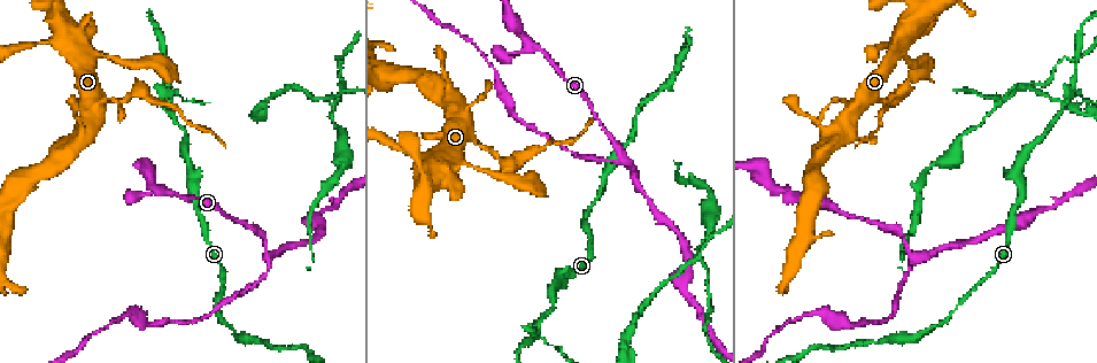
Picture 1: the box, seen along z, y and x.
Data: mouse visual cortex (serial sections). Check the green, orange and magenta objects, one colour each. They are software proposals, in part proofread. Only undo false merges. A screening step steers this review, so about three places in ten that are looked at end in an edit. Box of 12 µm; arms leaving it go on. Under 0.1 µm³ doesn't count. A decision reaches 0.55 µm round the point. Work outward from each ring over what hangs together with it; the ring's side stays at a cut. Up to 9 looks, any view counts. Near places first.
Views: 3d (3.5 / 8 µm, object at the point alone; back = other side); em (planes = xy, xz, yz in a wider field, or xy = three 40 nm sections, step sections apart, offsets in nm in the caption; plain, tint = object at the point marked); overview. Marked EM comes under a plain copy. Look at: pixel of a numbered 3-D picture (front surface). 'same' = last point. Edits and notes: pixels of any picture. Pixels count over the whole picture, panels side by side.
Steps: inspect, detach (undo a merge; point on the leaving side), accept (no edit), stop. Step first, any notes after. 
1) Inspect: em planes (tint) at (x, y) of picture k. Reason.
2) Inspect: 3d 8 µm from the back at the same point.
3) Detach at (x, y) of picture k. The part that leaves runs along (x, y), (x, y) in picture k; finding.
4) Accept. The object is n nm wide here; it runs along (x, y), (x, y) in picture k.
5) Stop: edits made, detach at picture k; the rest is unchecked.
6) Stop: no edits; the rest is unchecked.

Inspect: 3d 8 µm at (912, 258) of picture 1. Three-way junction.

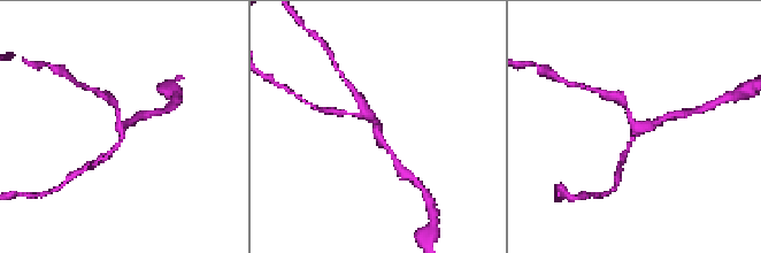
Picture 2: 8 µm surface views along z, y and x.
Inspect: em planes (tint) at (635, 127) of picture 2. 3 arms meet here; the arms are 150, 200, 200 nm wide.

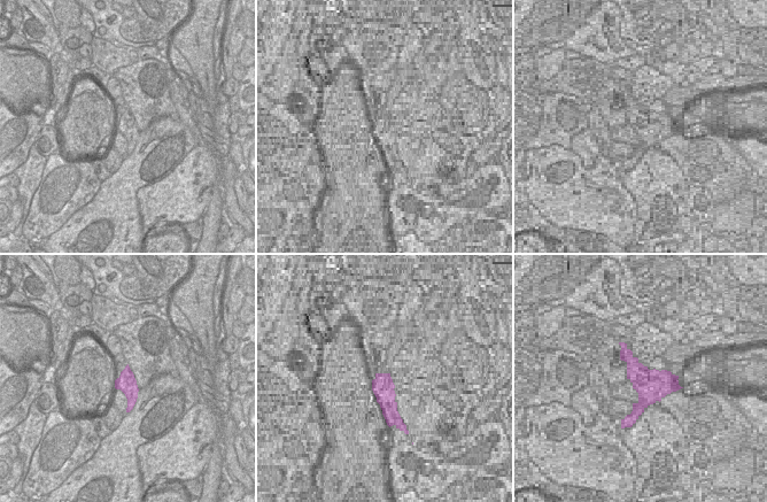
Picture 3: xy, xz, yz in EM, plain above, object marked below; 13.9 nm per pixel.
Accept. It runs along (368, 115), (392, 155) in picture 2; one cell here.

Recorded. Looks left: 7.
Inspect: 3d 8 µm at (170, 92) of picture 1.

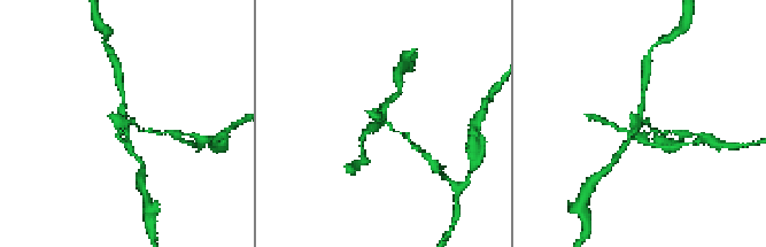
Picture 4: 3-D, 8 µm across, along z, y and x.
Inspect: em xy step 1 (tint) at (385, 121) of picture 4.

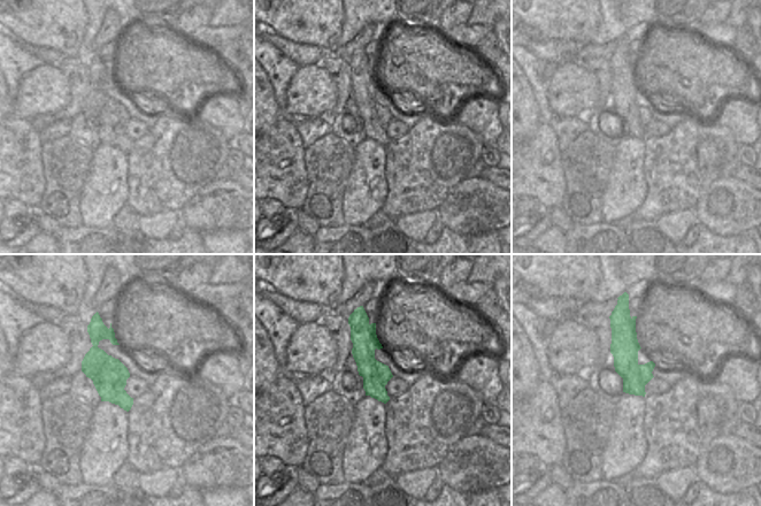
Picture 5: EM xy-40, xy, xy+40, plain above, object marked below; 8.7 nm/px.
Detach at (405, 134) of picture 4. Two cells meet here.

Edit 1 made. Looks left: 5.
Inspect: 3d 3.5 µm at (476, 143) of picture 1. Narrows sharply.

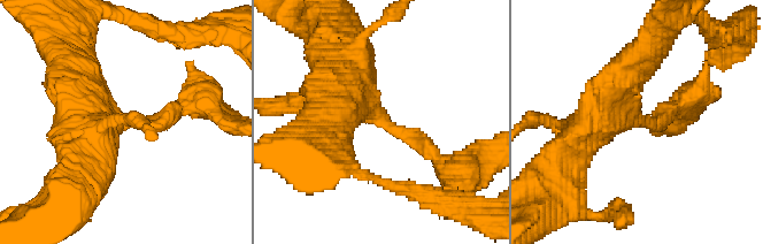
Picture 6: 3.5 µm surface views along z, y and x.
Accept. It runs along (338, 97), (356, 97), (452, 161) in picture 6; continuous, no second cell.

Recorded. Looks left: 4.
Inspect: 3d 3.5 µm at (536, 45) of picture 1. Branch point.

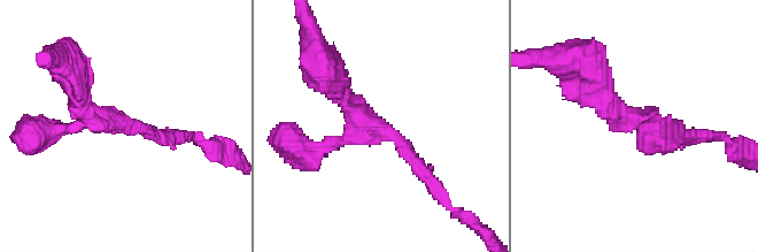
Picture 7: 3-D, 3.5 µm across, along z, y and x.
Inspect: em xy step 3 (tint) at (375, 126) of picture 7. Now the EM.

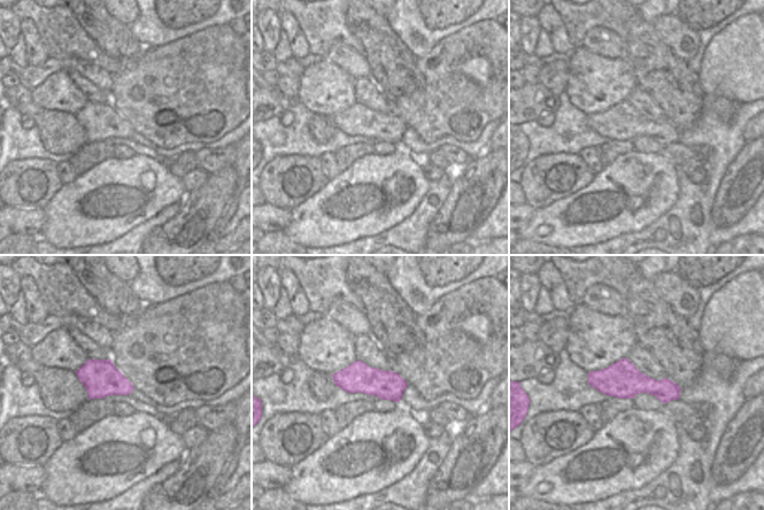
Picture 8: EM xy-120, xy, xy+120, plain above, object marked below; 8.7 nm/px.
Accept. The arms are 150, 200, 250 nm wide; it runs along (428, 178), (333, 82) in picture 7; continuous, no second cell.

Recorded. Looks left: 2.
Stop: edits made, detach at picture 4; the rest is unchecked.

